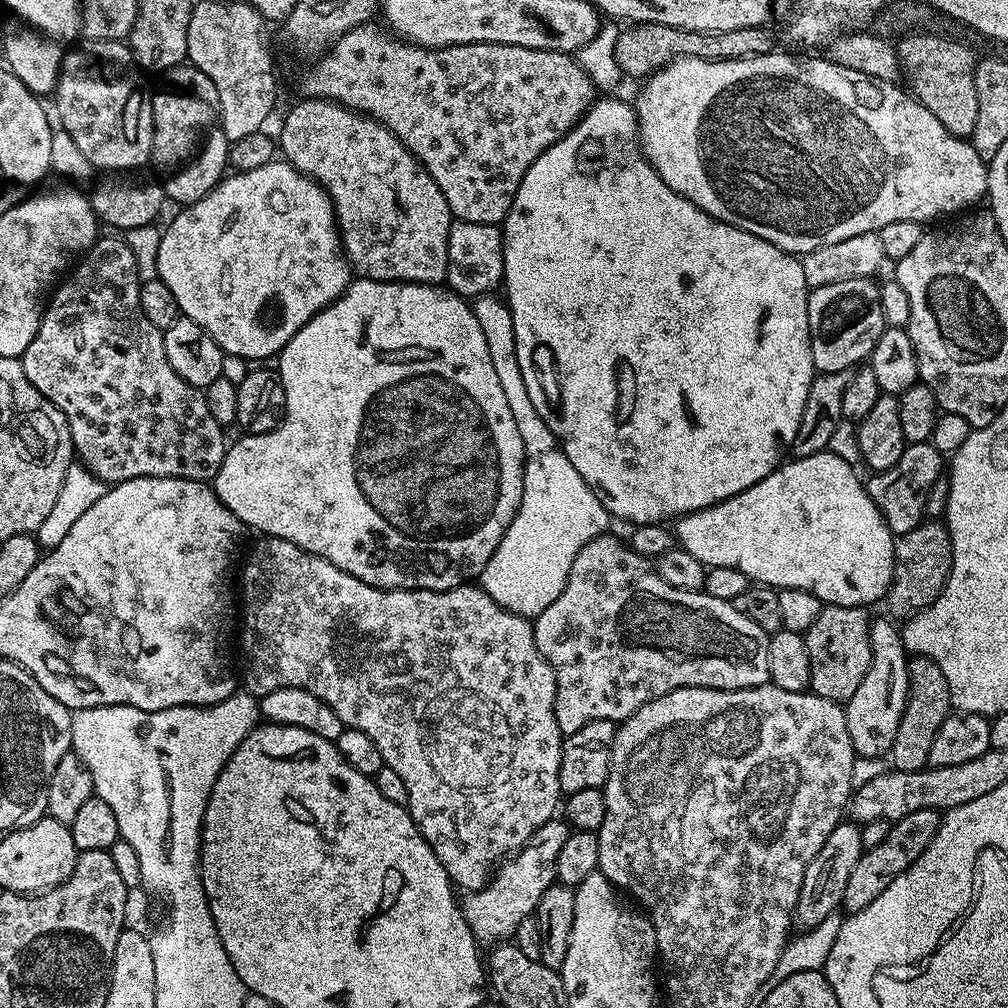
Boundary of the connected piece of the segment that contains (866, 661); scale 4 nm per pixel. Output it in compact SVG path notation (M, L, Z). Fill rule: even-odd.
M834 606L821 607L814 626L803 633L806 650L810 654L810 674L812 675L811 691L816 695L846 702L862 686L862 678L866 678L866 670L870 670L870 626L872 620L868 616L867 607Z

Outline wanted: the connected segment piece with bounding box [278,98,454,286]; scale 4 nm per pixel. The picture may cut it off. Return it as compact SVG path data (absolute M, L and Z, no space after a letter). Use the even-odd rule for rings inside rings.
M300 98L300 101L284 116L284 125L278 135L278 148L283 159L295 166L299 172L306 174L311 180L317 180L328 190L328 197L336 211L336 222L340 225L340 243L344 246L344 254L357 277L378 282L398 282L399 284L435 284L443 285L448 279L448 239L453 214L446 198L442 198L442 190L438 190L438 182L430 178L430 174L420 165L420 160L404 145L400 139L384 124L380 124L372 116L363 116L332 100L317 100L315 98Z

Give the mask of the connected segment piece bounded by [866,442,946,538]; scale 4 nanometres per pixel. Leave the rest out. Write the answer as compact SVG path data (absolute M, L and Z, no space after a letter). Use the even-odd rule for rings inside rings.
M931 442L926 444L908 444L902 450L902 458L894 462L881 472L872 472L866 480L866 487L874 506L882 514L886 526L893 537L910 534L914 526L918 526L925 519L924 507L926 494L930 494L930 486L938 482L938 478L945 471L946 460Z

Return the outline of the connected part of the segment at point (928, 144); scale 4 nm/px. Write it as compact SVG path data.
M773 50L762 54L761 56L751 56L750 58L734 58L733 60L707 60L706 58L690 58L683 56L677 60L671 60L663 67L656 69L643 81L644 89L640 92L640 97L634 100L636 109L636 121L640 127L640 147L644 149L644 156L654 166L654 170L662 178L662 182L666 182L666 186L670 186L670 190L674 190L678 194L682 194L682 198L686 198L690 202L694 202L694 206L698 206L706 214L710 214L715 220L726 222L730 226L738 226L742 230L746 230L750 234L754 234L758 238L762 238L766 242L770 242L774 246L778 246L783 252L793 254L803 254L813 252L818 246L830 246L830 242L842 242L842 238L854 238L854 234L866 234L867 232L879 232L882 226L890 226L890 222L906 222L907 220L918 220L927 222L935 216L948 216L960 214L965 211L967 204L976 204L979 200L985 199L988 191L988 165L978 154L978 150L974 150L971 139L955 136L950 134L950 130L946 130L946 126L942 126L942 122L938 122L938 118L934 118L934 114L930 114L930 110L926 110L926 106L922 106L919 100L912 95L911 91L905 90L899 83L890 80L879 80L878 78L870 78L866 74L858 74L858 70L846 70L846 66L838 66L833 64L827 58L819 60L816 54L804 54L808 56L791 56L788 52L779 52Z

